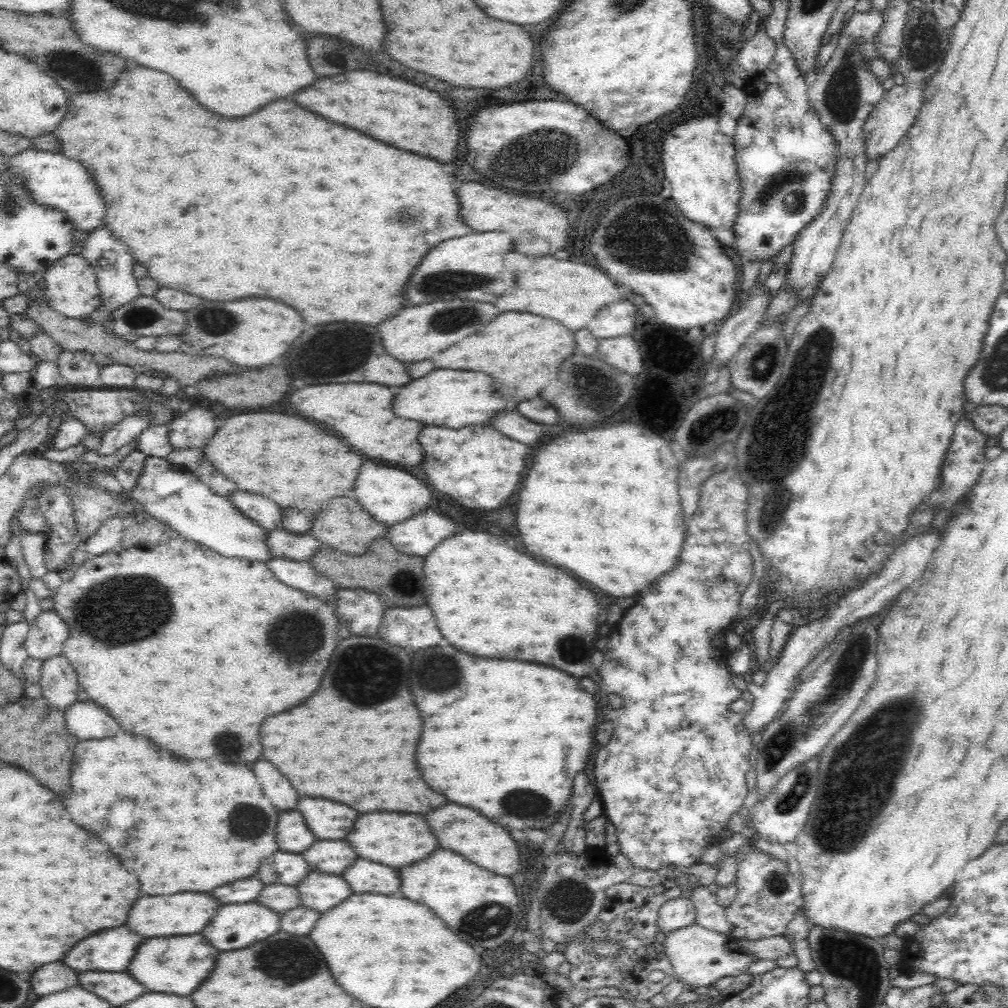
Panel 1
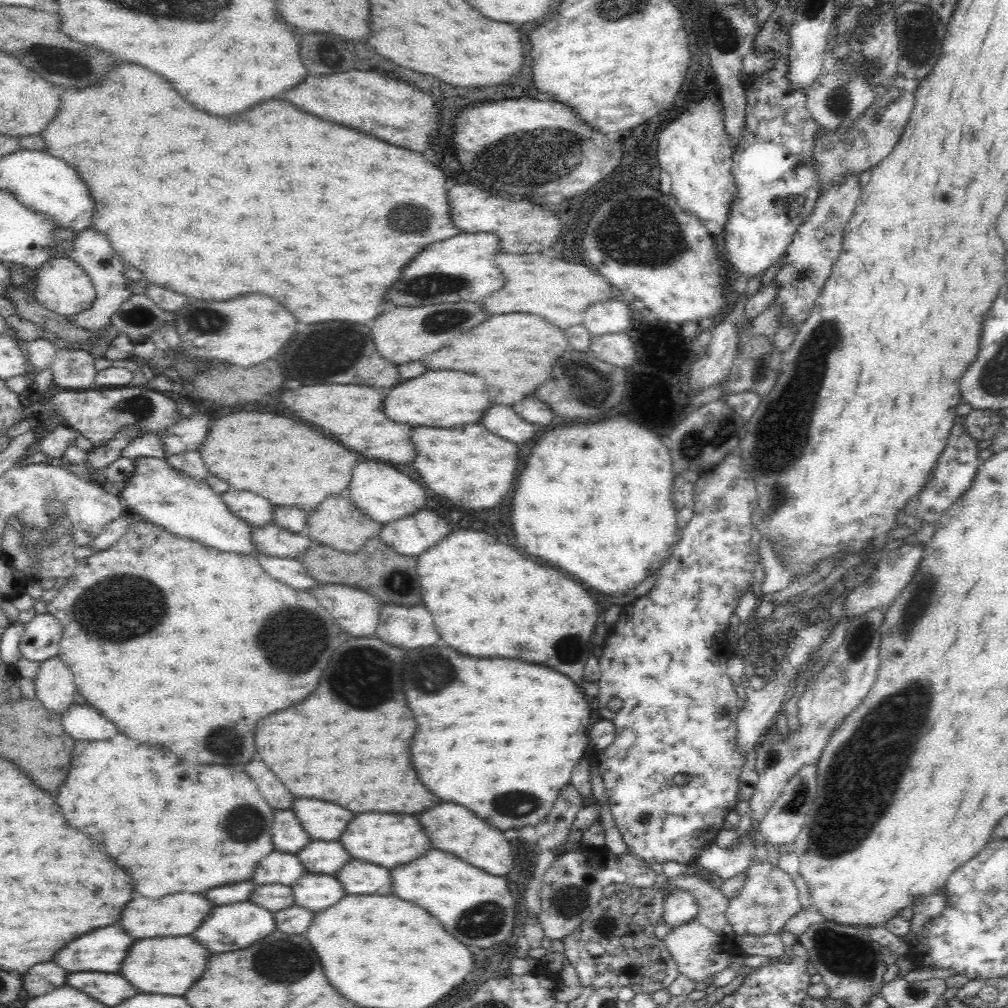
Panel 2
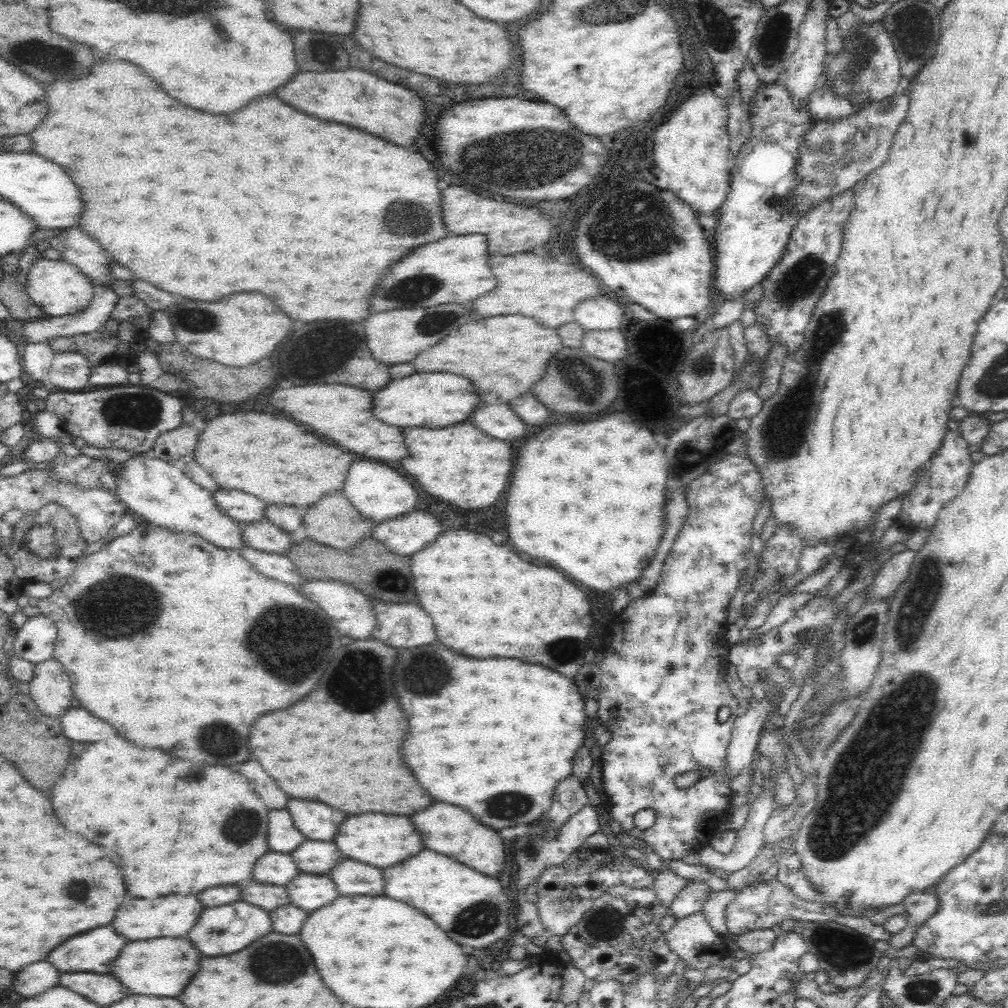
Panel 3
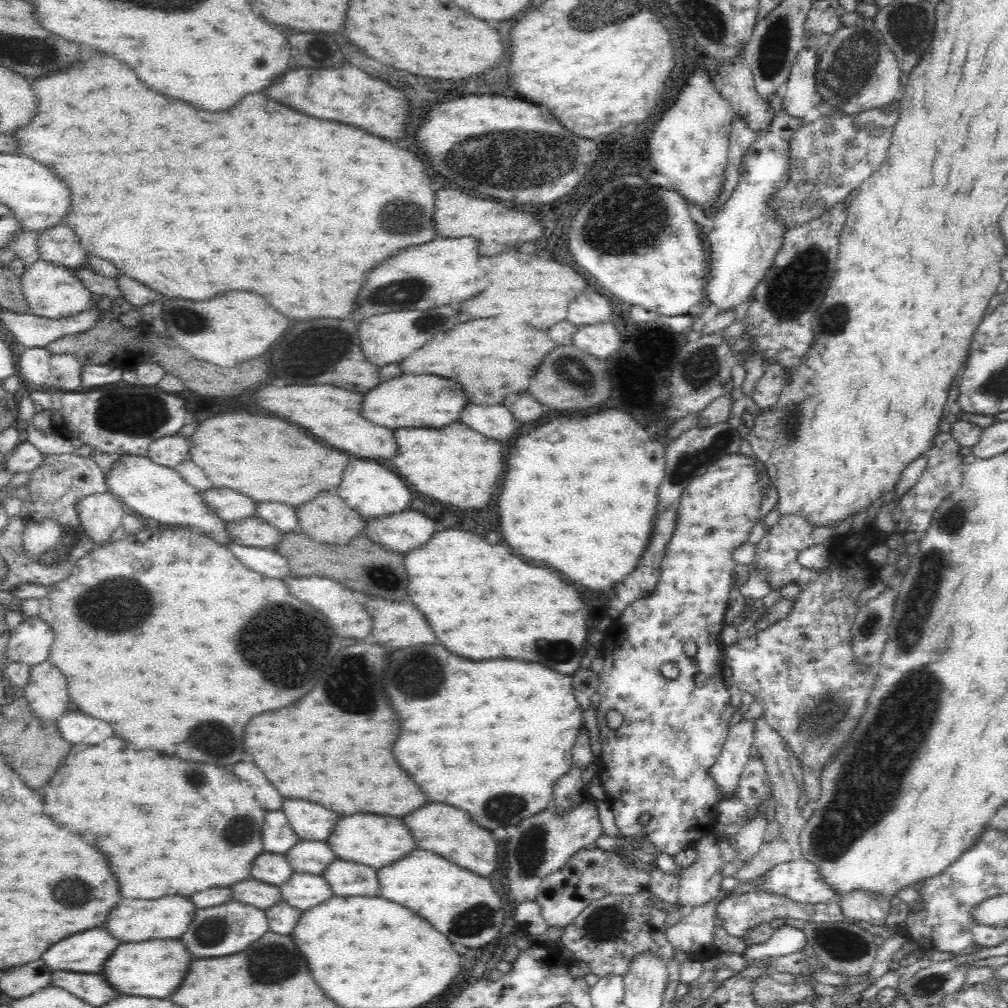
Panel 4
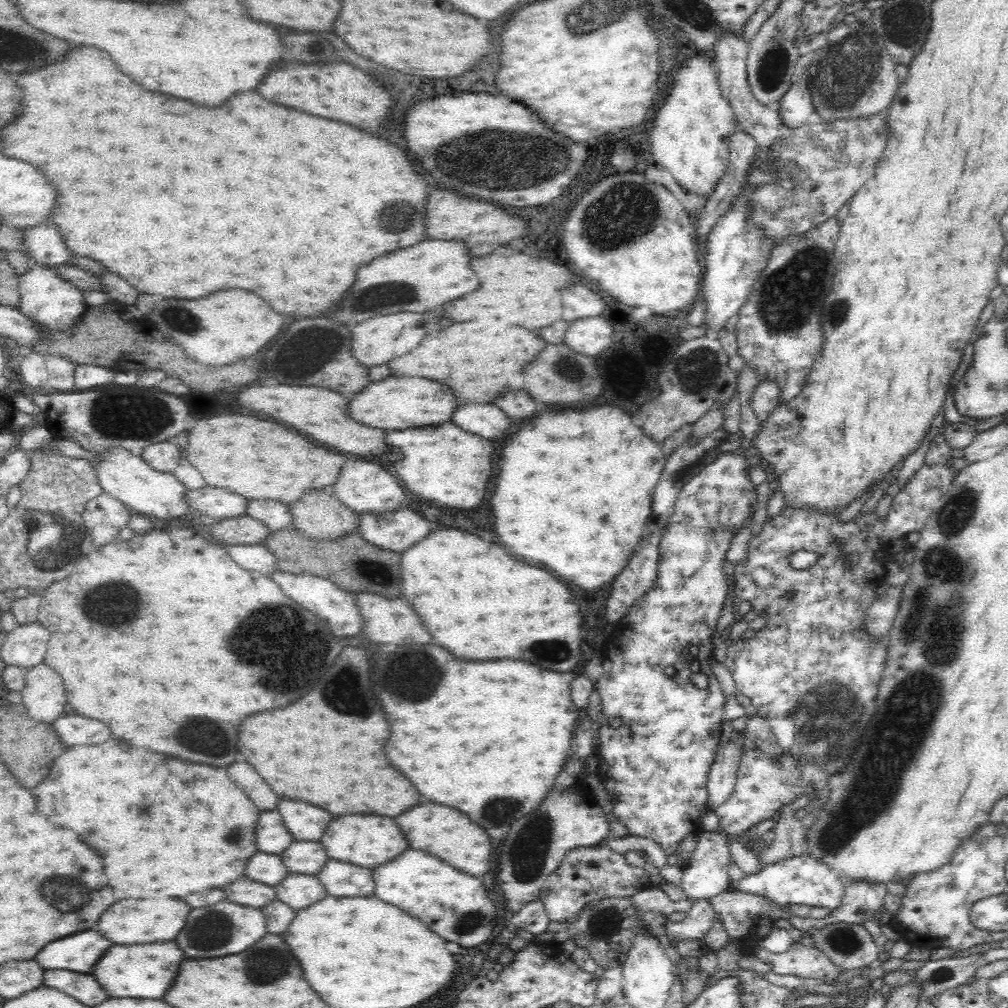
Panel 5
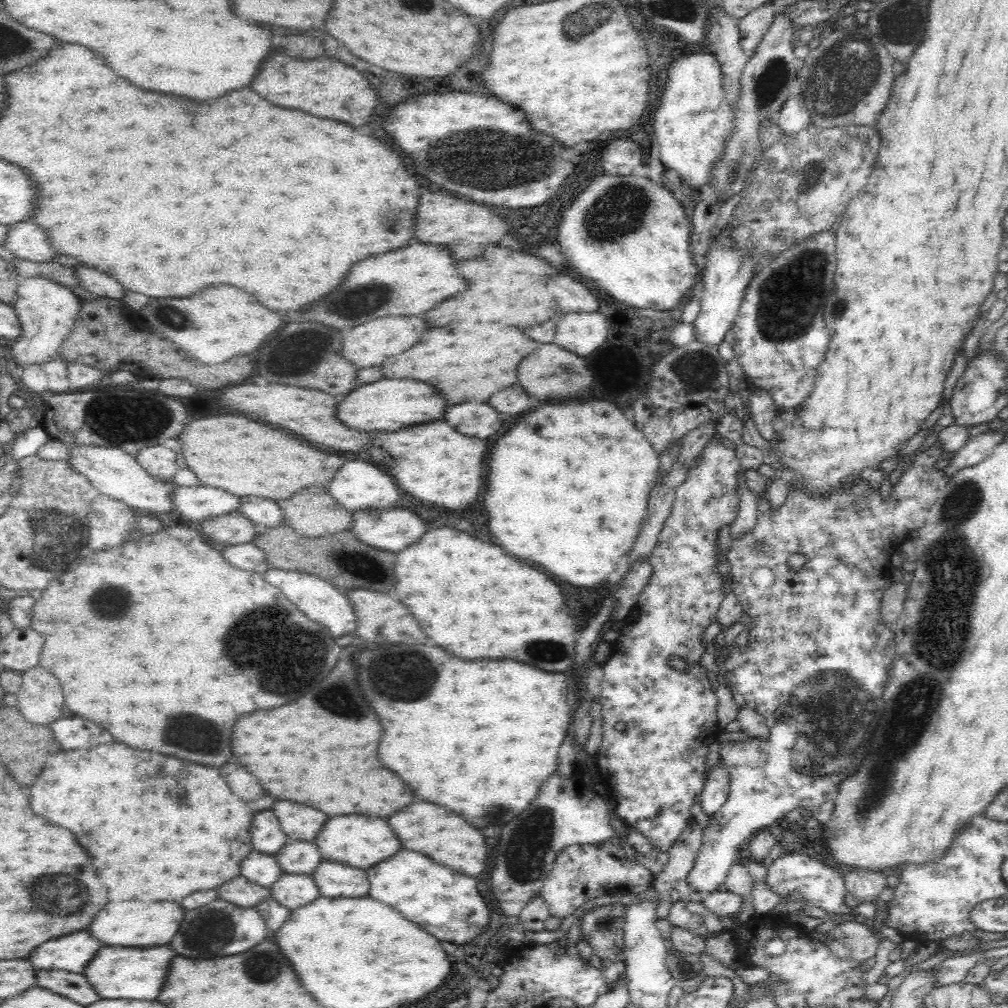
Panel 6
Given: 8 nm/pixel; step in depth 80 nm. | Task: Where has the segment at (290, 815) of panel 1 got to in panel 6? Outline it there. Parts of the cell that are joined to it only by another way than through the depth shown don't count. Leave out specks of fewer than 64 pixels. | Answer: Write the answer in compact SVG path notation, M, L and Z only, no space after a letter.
M258 812L254 814L250 826L248 826L252 850L262 854L274 855L284 844L289 842L280 829L278 817L274 812Z

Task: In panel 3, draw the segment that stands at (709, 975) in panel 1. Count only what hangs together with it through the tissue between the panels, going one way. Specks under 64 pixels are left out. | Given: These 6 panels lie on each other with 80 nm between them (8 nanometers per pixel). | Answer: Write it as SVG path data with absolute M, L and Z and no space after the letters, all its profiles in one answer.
M702 910L680 918L665 932L666 943L685 965L706 970L724 956L721 936L710 926Z

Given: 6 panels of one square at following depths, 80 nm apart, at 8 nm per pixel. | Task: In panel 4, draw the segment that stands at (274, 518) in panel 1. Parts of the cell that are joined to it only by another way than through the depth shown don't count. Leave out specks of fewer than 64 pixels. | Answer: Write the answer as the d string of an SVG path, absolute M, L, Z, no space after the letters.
M211 488L198 493L206 503L206 507L226 524L246 520L254 515L256 503L230 488L220 488L220 490Z

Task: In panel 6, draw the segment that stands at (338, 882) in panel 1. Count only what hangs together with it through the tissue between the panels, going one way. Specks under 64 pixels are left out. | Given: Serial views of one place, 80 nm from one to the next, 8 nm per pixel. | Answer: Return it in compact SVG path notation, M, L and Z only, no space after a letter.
M283 873L268 890L269 896L291 910L300 908L320 896L314 879L307 874Z

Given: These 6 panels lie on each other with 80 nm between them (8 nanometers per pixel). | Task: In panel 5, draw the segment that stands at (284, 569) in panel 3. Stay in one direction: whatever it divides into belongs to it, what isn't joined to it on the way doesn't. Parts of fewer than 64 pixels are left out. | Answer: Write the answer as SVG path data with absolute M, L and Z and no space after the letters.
M234 545L226 546L230 558L242 566L244 570L255 571L267 576L276 571L276 557L264 545Z

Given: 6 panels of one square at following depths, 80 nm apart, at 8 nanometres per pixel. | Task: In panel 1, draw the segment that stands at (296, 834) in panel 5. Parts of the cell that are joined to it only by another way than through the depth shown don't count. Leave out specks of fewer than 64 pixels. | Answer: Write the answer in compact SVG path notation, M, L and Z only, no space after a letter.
M302 798L298 800L296 810L302 812L306 826L318 841L344 840L358 818L356 810L322 798Z

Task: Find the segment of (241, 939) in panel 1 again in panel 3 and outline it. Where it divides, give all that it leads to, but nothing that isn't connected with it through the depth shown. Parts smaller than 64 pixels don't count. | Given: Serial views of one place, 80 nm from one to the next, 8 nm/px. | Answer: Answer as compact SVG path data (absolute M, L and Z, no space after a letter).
M238 900L224 906L206 908L202 912L202 916L196 920L196 924L192 926L190 934L186 934L186 936L198 952L208 954L208 956L218 956L218 954L240 952L240 950L246 949L246 946L269 934L270 931L272 931L272 925L267 910Z

